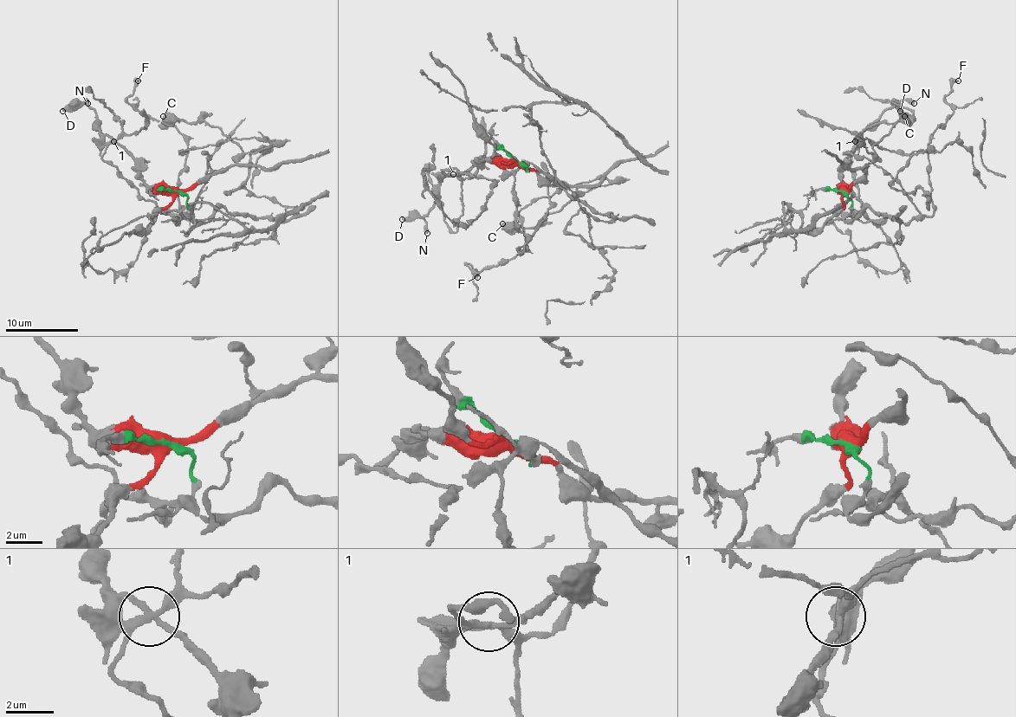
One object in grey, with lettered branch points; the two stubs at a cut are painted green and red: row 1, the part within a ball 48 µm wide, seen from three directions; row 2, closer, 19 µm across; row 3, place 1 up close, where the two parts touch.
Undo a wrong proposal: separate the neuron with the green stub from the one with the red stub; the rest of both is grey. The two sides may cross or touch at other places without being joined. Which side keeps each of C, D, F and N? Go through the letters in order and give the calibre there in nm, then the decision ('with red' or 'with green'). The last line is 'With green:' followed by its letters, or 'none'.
C: 650 nm thick; with red
D: 500 nm thick; with red
F: 280 nm thick; with green
N: 440 nm thick; with red
With green: F

